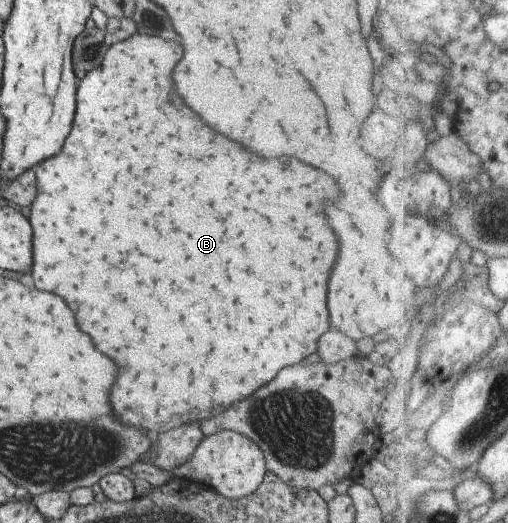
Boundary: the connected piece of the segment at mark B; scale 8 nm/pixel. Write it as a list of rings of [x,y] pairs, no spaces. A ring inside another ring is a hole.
[[[132,35],[124,41],[118,41],[114,43],[106,55],[104,55],[104,61],[100,63],[100,67],[88,71],[82,81],[78,83],[78,89],[76,89],[76,115],[74,115],[74,127],[72,131],[68,133],[64,145],[62,145],[62,151],[56,155],[56,157],[50,157],[50,161],[44,161],[42,165],[35,165],[32,167],[34,175],[36,177],[35,188],[36,195],[29,205],[30,214],[28,215],[28,221],[32,230],[31,252],[32,252],[32,279],[34,279],[34,287],[40,289],[40,291],[48,291],[48,293],[54,293],[54,295],[62,295],[62,299],[66,301],[66,305],[72,309],[76,321],[78,321],[78,327],[90,335],[94,347],[108,355],[116,365],[118,365],[118,379],[114,383],[114,389],[110,391],[110,405],[114,407],[114,411],[118,413],[120,419],[132,423],[132,425],[140,425],[142,429],[151,435],[153,438],[160,432],[168,431],[173,427],[186,422],[199,422],[206,419],[206,417],[212,417],[214,413],[220,413],[222,409],[230,407],[234,401],[240,401],[244,397],[248,397],[252,391],[256,391],[258,387],[262,387],[264,383],[268,383],[282,367],[286,365],[294,365],[298,361],[302,361],[306,355],[314,353],[316,351],[316,341],[318,337],[328,329],[328,313],[326,313],[326,283],[328,283],[328,275],[330,275],[330,269],[334,265],[334,255],[338,253],[338,241],[332,233],[332,229],[328,227],[326,223],[326,217],[322,213],[326,201],[328,201],[328,195],[338,195],[338,185],[336,181],[318,171],[318,169],[312,169],[310,165],[304,165],[292,157],[274,157],[274,159],[262,159],[258,155],[252,155],[248,153],[246,149],[242,149],[238,143],[214,133],[202,119],[198,119],[194,113],[190,113],[186,107],[182,107],[180,99],[176,97],[174,93],[174,85],[172,85],[172,69],[174,65],[178,63],[178,59],[182,57],[182,47],[178,43],[170,43],[170,41],[164,41],[160,37],[150,37],[150,35]],[[142,357],[144,357],[144,377],[170,377],[170,379],[142,379]]]

